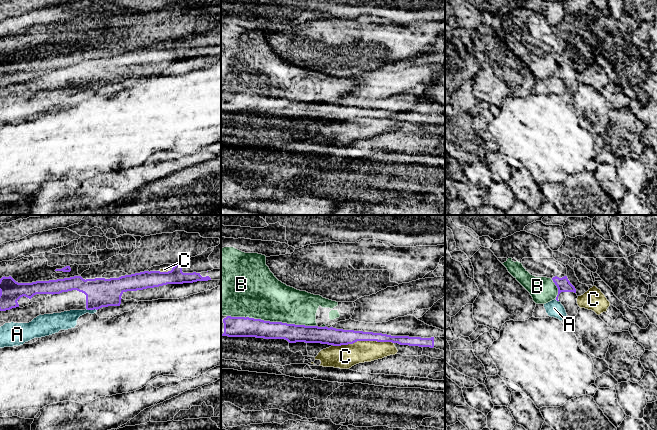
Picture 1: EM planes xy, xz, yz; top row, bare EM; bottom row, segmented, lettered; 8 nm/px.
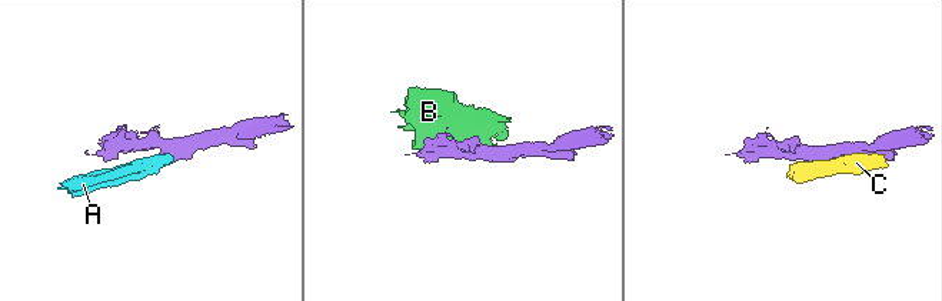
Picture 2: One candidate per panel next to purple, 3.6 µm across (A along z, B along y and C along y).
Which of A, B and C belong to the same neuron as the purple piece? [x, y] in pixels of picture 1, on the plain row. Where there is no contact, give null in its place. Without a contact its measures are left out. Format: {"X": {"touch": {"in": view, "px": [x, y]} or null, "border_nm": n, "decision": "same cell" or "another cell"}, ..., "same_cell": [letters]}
{"A": {"touch": {"in": "xy", "px": [91, 85]}, "border_nm": 90, "decision": "another cell"}, "B": {"touch": {"in": "xz", "px": [272, 98]}, "border_nm": 750, "decision": "another cell"}, "C": {"touch": {"in": "xz", "px": [363, 116]}, "border_nm": 480, "decision": "another cell"}, "same_cell": []}

